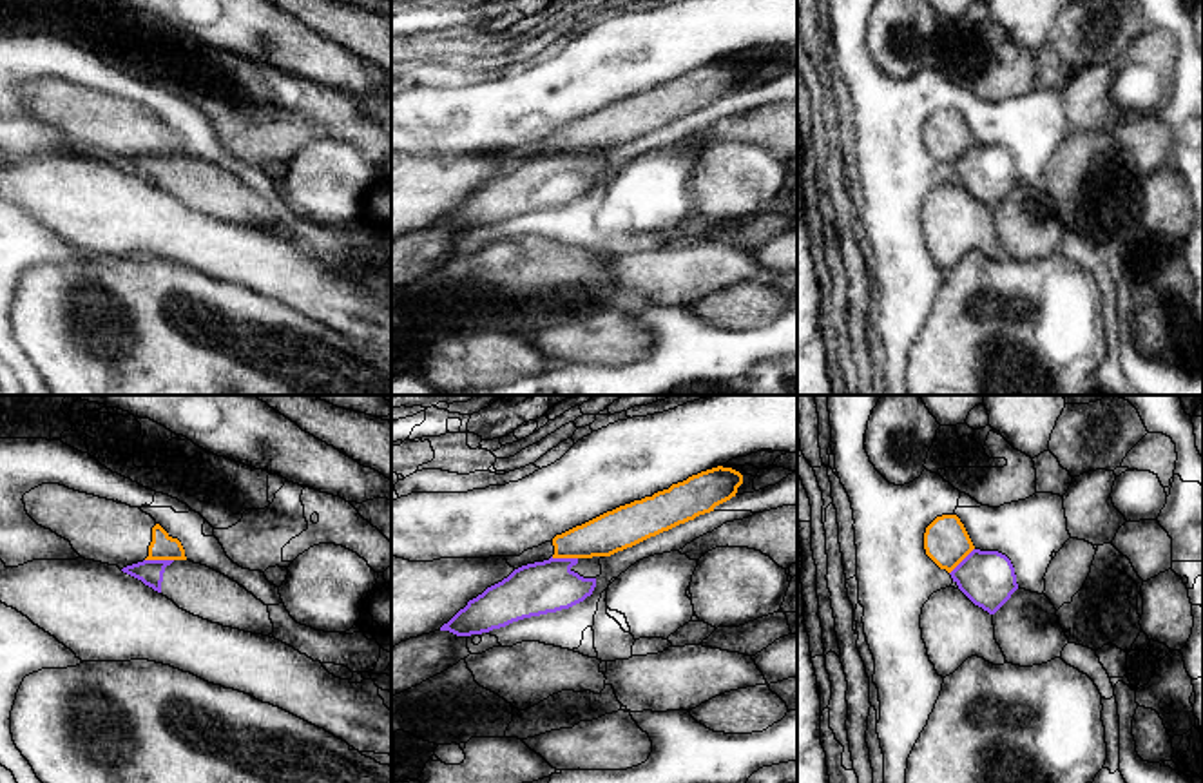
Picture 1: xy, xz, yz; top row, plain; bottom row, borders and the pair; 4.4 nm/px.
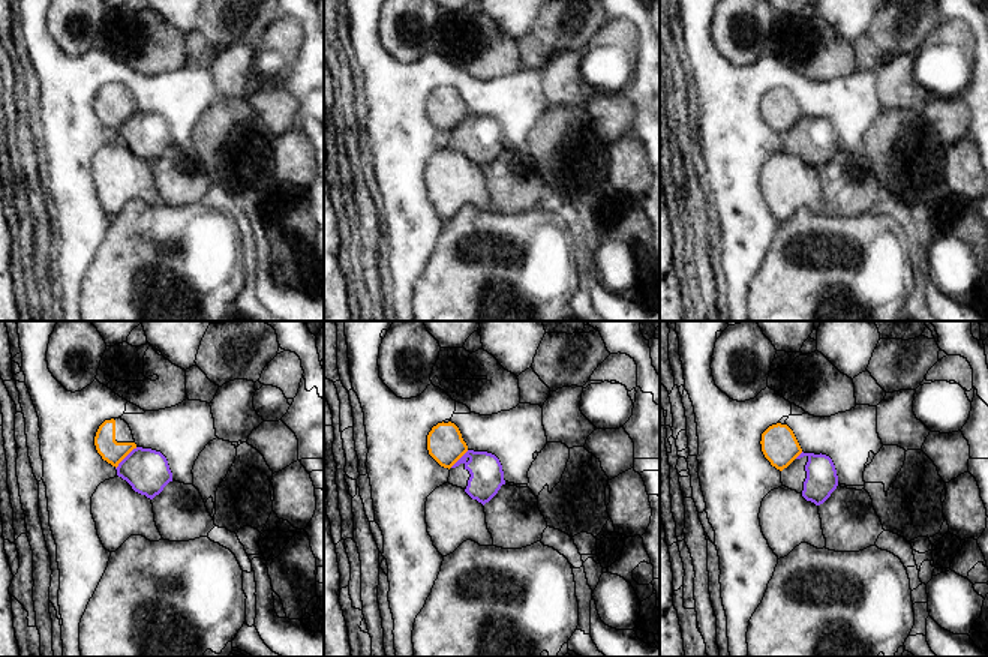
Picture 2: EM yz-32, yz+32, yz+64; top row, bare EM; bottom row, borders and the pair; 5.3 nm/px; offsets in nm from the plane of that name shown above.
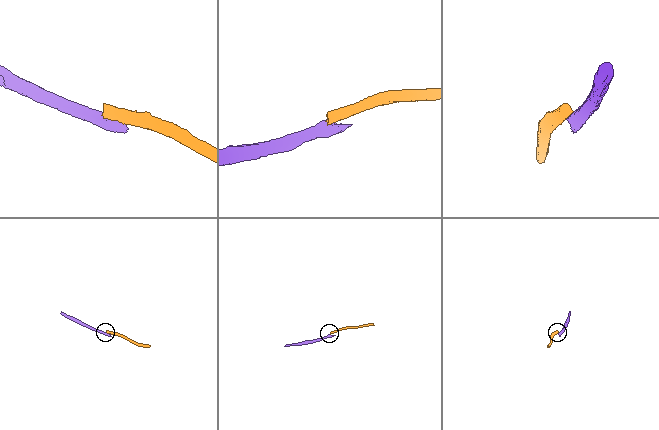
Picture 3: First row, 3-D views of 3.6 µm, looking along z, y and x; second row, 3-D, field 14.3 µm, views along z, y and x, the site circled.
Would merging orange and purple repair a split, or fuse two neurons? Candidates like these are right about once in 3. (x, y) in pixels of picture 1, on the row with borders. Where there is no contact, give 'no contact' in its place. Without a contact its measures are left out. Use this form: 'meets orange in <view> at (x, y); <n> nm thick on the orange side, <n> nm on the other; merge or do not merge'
meets orange in xy at (160, 559); 110 nm thick on the orange side, 110 nm on the other; do not merge

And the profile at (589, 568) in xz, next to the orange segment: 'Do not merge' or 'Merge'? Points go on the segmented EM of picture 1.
Do not merge

